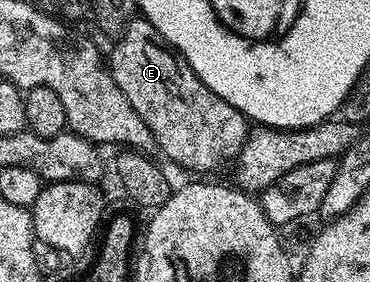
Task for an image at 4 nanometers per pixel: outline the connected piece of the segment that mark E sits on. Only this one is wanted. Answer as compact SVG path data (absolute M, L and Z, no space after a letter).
M133 17L128 22L120 38L115 40L110 56L110 70L118 88L122 89L135 113L138 113L138 117L156 138L159 153L173 159L178 166L185 167L188 171L208 171L227 159L235 160L243 149L250 130L249 120L196 76L191 65L165 43L149 19Z

